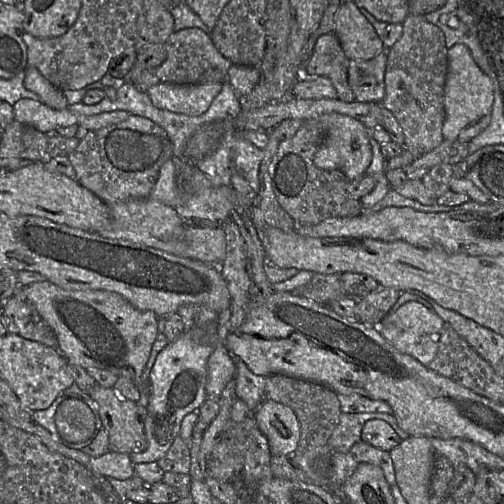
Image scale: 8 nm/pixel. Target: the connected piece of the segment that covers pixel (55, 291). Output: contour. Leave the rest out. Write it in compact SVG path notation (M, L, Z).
M49 281L19 287L15 295L34 305L55 333L57 349L69 363L99 368L130 378L140 391L142 374L158 335L158 316L131 305L121 295L104 290L73 291Z

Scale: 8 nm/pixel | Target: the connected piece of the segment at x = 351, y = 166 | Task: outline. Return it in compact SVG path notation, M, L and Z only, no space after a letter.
M337 113L325 114L318 118L307 120L318 124L323 132L323 141L316 151L313 162L322 170L339 170L349 181L356 180L366 174L372 163L372 149L370 145L371 130L359 121Z

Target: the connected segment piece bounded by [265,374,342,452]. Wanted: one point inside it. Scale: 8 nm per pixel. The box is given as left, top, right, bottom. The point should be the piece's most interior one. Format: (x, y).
(317, 408)

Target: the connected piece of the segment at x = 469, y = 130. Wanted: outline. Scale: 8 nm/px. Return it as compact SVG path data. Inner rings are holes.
M455 44L447 50L447 73L444 89L444 140L468 143L489 124L493 103L492 83L475 63L469 49Z

